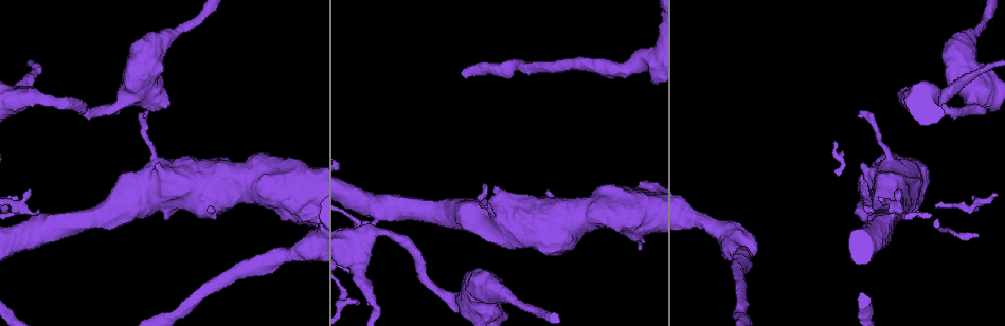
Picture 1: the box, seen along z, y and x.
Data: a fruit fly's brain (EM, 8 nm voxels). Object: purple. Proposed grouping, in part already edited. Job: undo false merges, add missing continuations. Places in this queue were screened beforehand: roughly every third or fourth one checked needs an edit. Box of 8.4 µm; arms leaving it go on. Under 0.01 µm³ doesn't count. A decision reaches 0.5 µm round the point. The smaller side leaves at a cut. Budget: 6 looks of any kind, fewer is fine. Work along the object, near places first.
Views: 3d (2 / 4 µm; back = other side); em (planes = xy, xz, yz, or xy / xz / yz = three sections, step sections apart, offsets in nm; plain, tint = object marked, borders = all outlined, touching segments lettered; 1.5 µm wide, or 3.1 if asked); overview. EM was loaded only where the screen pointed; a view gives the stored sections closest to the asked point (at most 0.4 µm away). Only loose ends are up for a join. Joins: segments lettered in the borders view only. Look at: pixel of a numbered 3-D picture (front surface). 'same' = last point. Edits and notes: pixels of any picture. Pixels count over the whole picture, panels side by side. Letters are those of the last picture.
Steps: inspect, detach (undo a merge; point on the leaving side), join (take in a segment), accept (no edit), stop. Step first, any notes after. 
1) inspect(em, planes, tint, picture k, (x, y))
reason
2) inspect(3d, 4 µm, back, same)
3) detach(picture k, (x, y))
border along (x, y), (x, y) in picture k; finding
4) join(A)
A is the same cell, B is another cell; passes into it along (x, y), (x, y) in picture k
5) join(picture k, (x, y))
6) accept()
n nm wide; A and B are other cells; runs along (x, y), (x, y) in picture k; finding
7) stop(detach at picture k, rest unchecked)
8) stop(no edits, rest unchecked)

inspect(em, planes, plain, picture 1, (365, 237))
abrupt turn

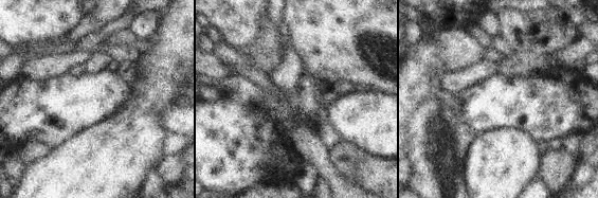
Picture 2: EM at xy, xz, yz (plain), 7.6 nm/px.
inspect(em, planes, borders, same)
see the neighbours

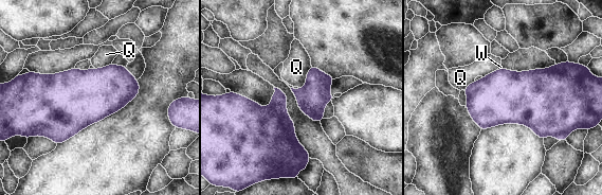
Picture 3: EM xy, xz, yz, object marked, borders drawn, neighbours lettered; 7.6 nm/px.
accept()
Q and W are other cells; border along (311, 66), (306, 84), (300, 89) in picture 3; all the same cell

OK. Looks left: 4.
inspect(em, xz, step 4, borders, picture 1, (892, 217))
two arms in line, one across

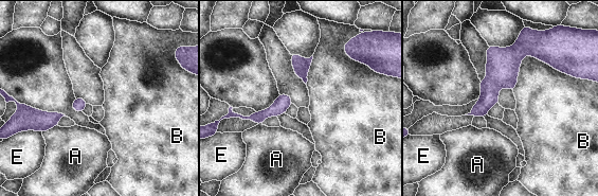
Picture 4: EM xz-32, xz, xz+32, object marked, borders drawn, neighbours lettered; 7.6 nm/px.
accept()
B touches over 500 nm; A, B and E are other cells; runs along (560, 68), (523, 50), (473, 112) in picture 4; one cell here

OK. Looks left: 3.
inspect(em, planes, borders, picture 1, (367, 304))
end of a long branch

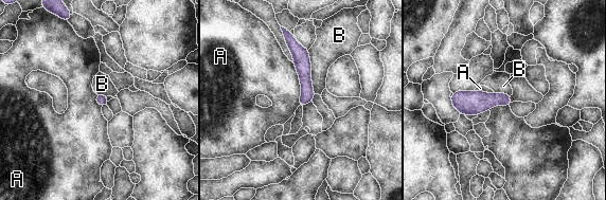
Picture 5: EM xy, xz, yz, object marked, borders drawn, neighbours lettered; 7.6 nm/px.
accept()
A and B are other cells; border along (307, 50), (310, 84), (315, 93) in picture 5; no lettered segment goes on from it

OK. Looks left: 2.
stop(no edits, rest unchecked)

